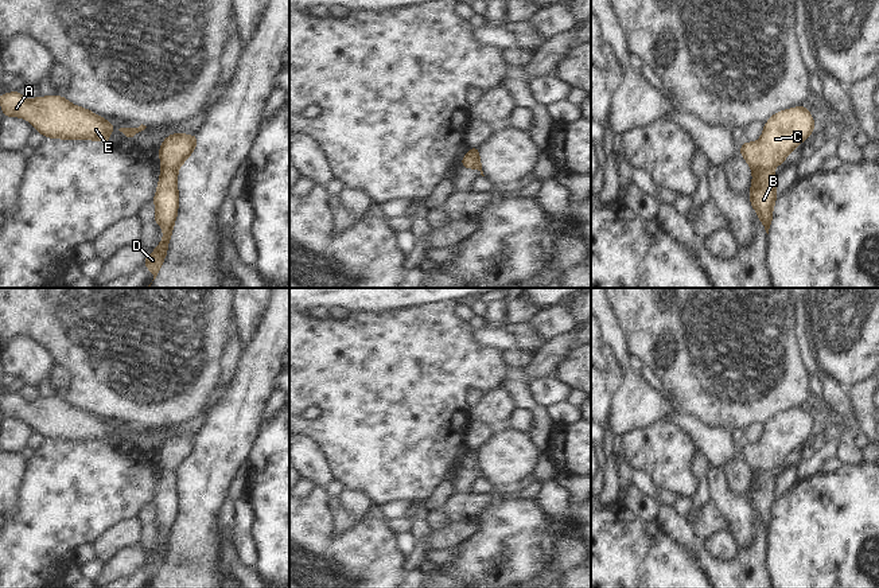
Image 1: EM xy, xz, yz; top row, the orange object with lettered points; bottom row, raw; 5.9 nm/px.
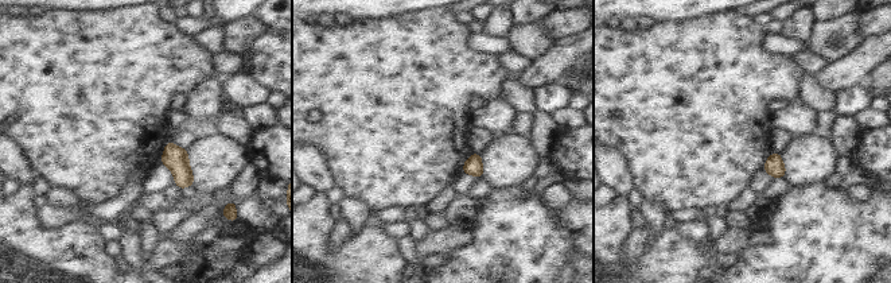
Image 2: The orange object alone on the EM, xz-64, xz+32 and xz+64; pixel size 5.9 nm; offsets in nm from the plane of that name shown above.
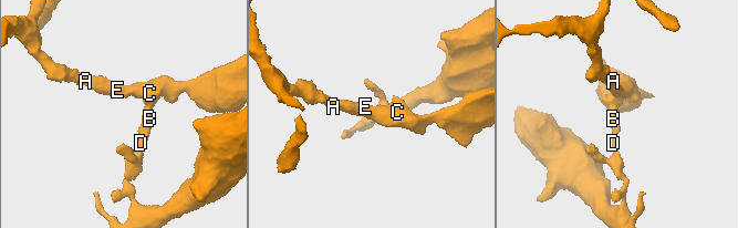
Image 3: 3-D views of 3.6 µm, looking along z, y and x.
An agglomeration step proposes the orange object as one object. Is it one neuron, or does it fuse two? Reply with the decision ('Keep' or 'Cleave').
Cleave.

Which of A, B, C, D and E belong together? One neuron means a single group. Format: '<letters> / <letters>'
A C E / B D

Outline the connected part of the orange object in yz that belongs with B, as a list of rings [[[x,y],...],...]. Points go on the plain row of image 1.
[[[752,472],[752,486],[750,490],[750,503],[763,525],[766,534],[773,521],[773,509],[777,502],[777,476],[773,472]]]

